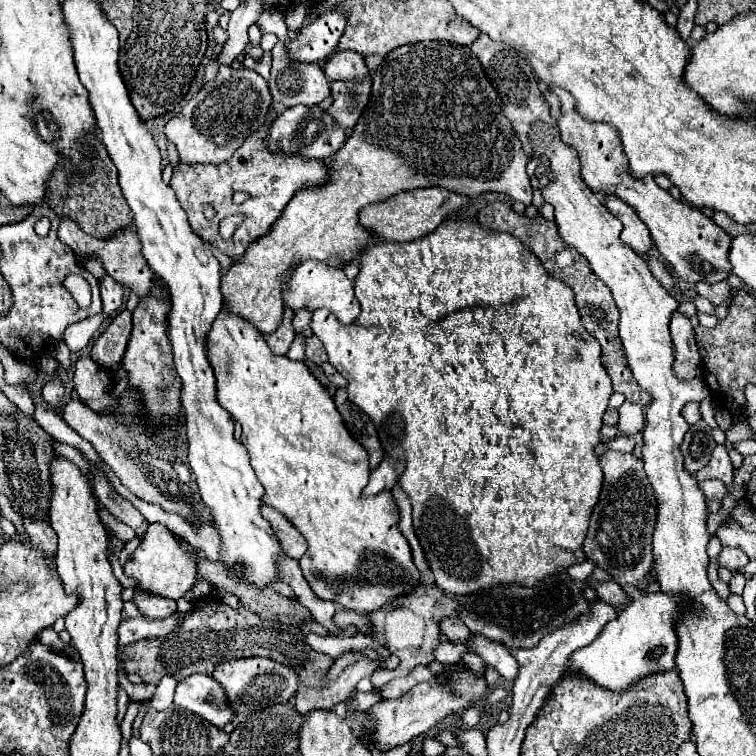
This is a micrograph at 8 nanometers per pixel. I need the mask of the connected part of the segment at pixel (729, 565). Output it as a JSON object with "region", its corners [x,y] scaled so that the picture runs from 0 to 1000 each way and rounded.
{"region":[[[956,725],[954,733],[951,733],[951,738],[948,738],[948,743],[951,743],[951,749],[959,749],[962,754],[972,757],[975,749],[985,749],[991,743],[991,738],[978,725]]]}

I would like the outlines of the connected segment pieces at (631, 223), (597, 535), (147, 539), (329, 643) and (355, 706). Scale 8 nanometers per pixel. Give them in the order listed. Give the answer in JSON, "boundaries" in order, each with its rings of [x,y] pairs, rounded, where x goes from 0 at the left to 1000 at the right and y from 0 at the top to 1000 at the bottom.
{"boundaries":[[[[800,257],[800,275],[824,294],[821,317],[840,333],[858,333],[864,331],[864,317],[856,299],[848,294],[843,280],[824,265],[811,257]]],[[[803,595],[795,608],[798,646],[792,664],[784,672],[779,701],[769,722],[774,738],[808,759],[816,772],[856,775],[858,757],[864,754],[864,701],[869,690],[869,659],[864,643],[851,622],[851,608],[840,601]]],[[[205,690],[197,693],[184,725],[176,730],[176,743],[165,746],[165,759],[179,765],[184,770],[184,778],[192,783],[237,794],[245,788],[245,783],[253,780],[255,770],[261,767],[261,733],[247,730],[239,722],[237,709],[231,709],[221,696]]],[[[406,839],[406,852],[417,860],[417,862],[427,862],[438,870],[448,870],[451,865],[459,865],[464,860],[480,860],[480,857],[491,857],[496,862],[501,862],[501,868],[515,868],[515,860],[501,854],[496,847],[488,847],[480,839],[472,839],[467,844],[459,841],[419,841],[419,839]]],[[[493,913],[485,917],[472,915],[467,922],[464,937],[462,939],[484,940],[504,926],[504,919],[500,913]]]]}

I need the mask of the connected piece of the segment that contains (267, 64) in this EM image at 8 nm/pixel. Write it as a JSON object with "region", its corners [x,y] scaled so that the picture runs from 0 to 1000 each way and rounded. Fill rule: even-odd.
{"region":[[[348,69],[345,79],[335,79],[335,77],[321,77],[321,85],[327,85],[327,90],[340,93],[351,106],[356,106],[356,93],[358,93],[358,69]]]}

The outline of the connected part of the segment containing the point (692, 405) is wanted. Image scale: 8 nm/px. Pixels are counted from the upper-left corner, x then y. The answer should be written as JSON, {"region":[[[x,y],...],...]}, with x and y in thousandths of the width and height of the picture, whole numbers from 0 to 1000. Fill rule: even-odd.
{"region":[[[911,532],[911,534],[903,537],[901,548],[903,548],[903,553],[906,553],[911,561],[919,561],[919,558],[925,558],[929,554],[925,537],[925,532]]]}

